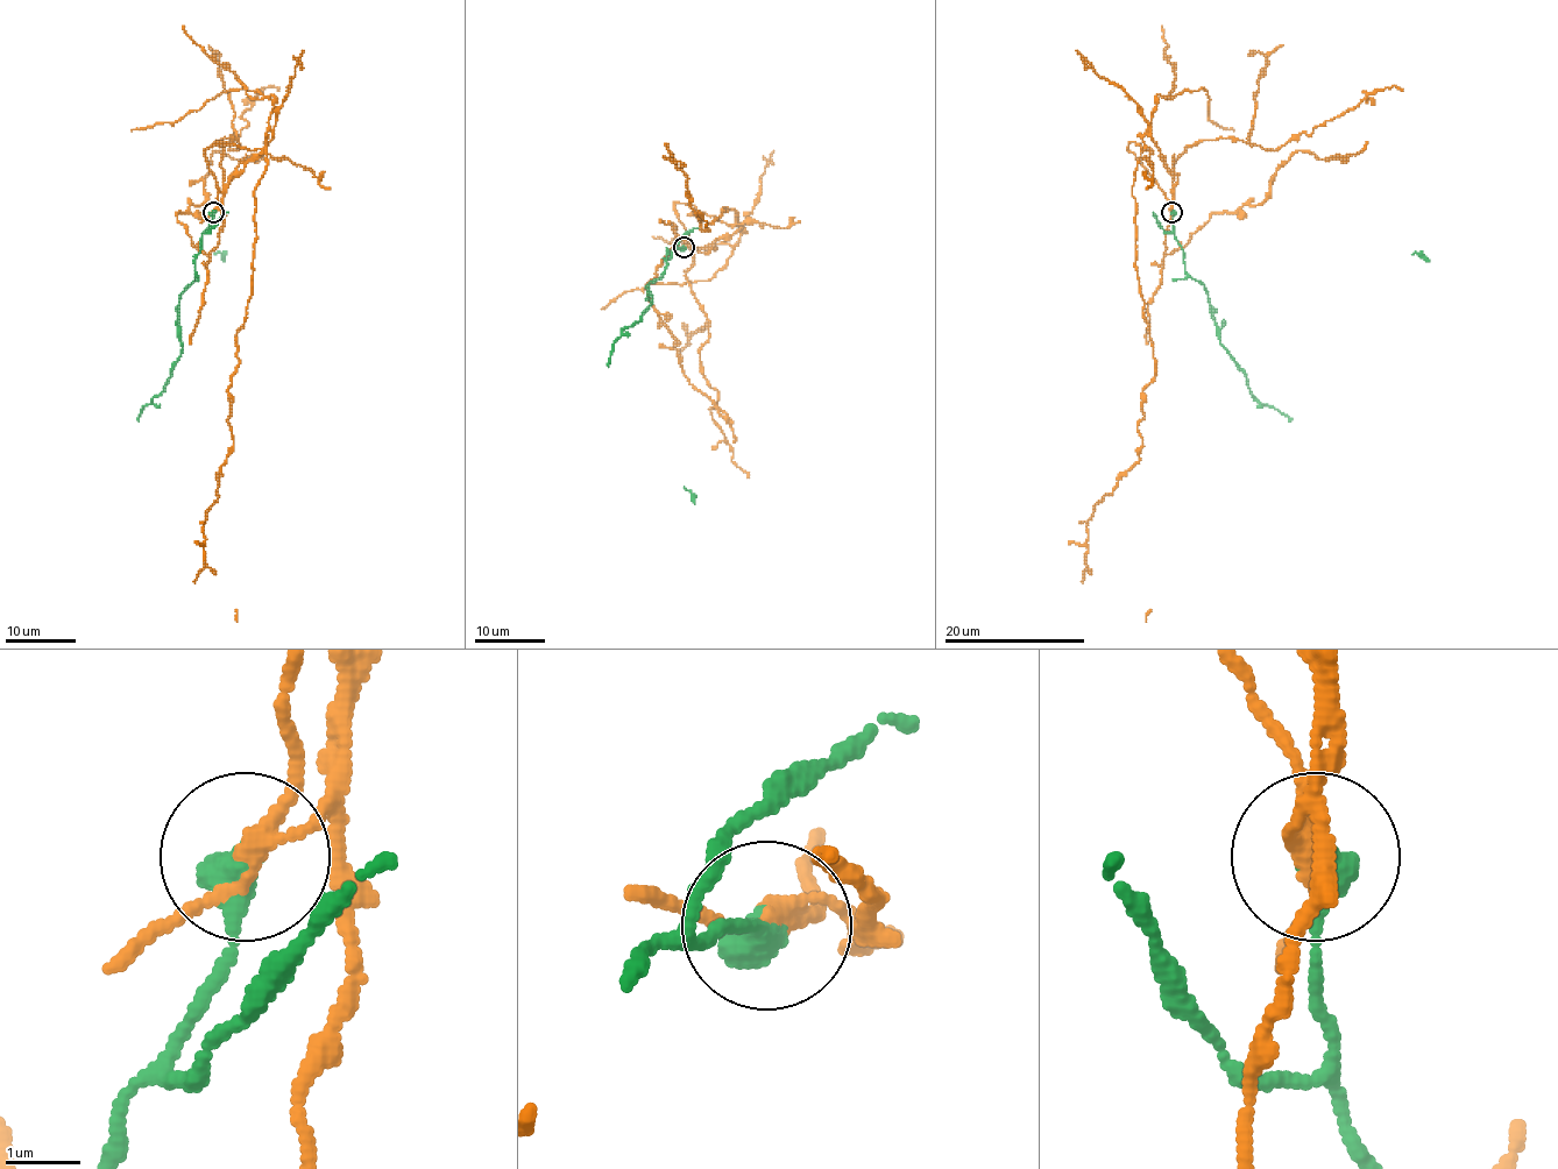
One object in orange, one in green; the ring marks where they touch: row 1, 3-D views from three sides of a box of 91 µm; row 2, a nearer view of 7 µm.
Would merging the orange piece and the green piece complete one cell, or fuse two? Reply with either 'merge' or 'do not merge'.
do not merge

